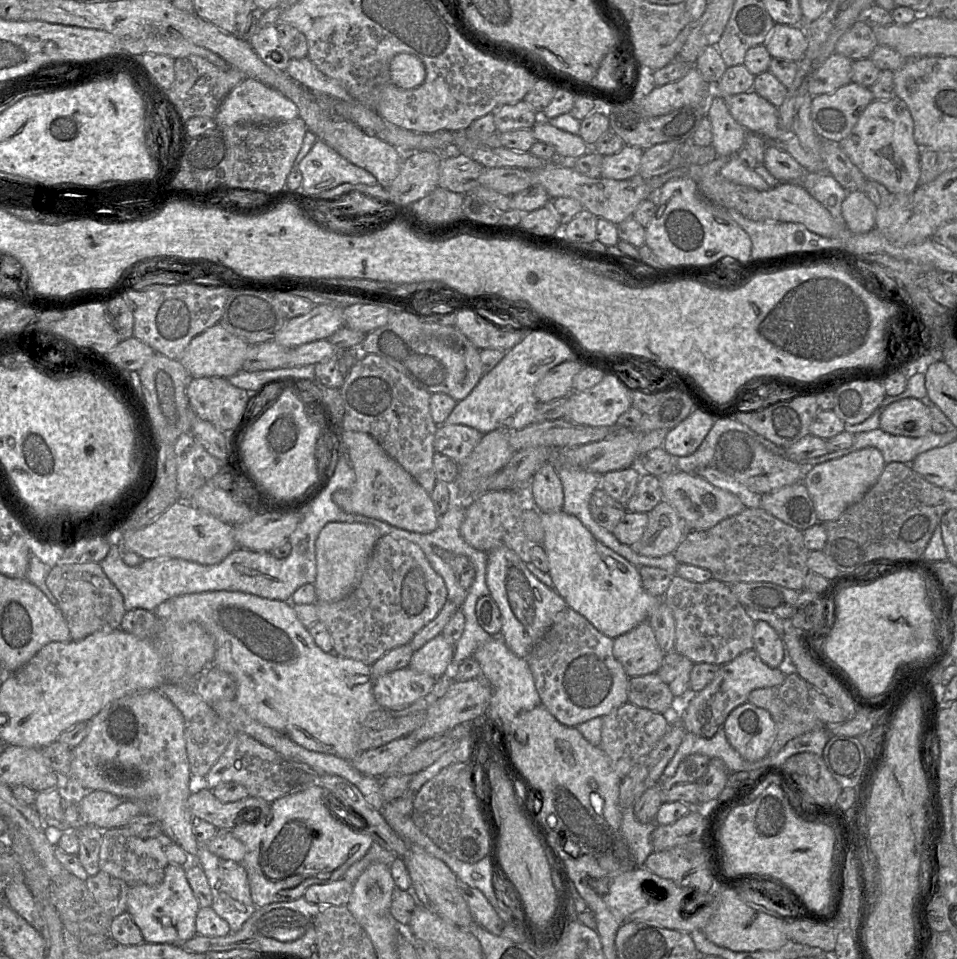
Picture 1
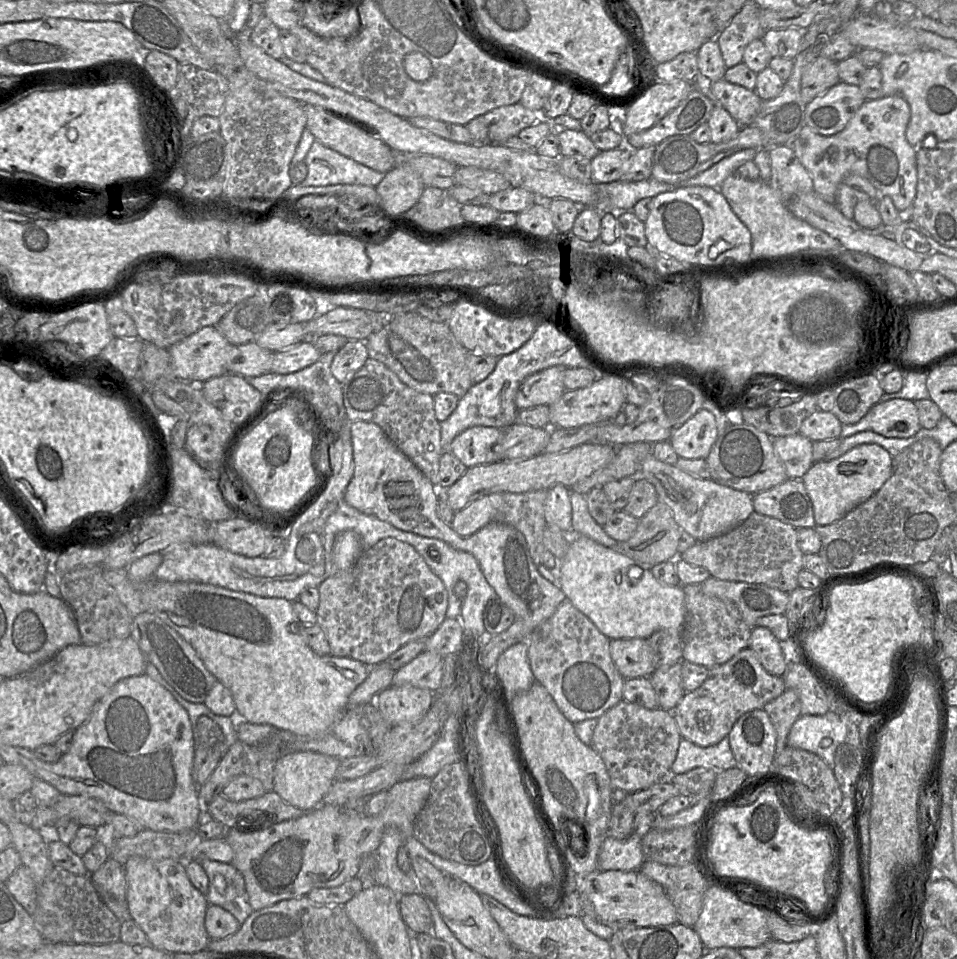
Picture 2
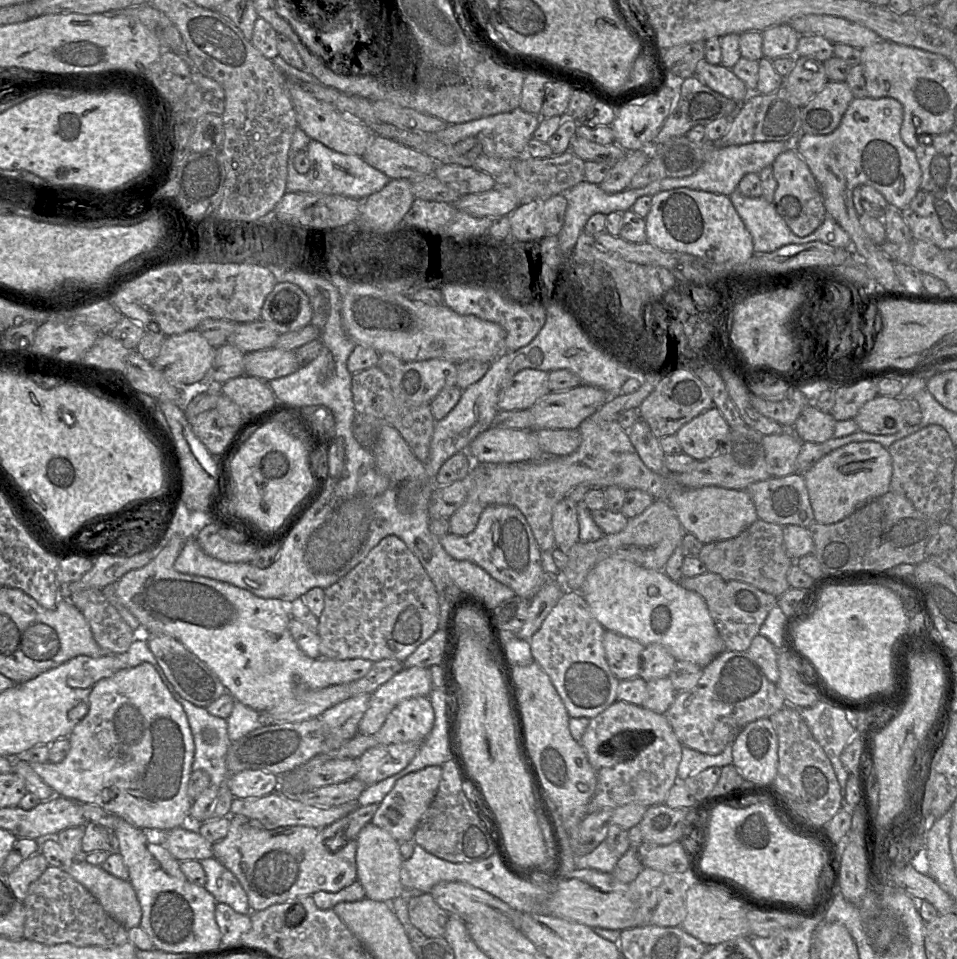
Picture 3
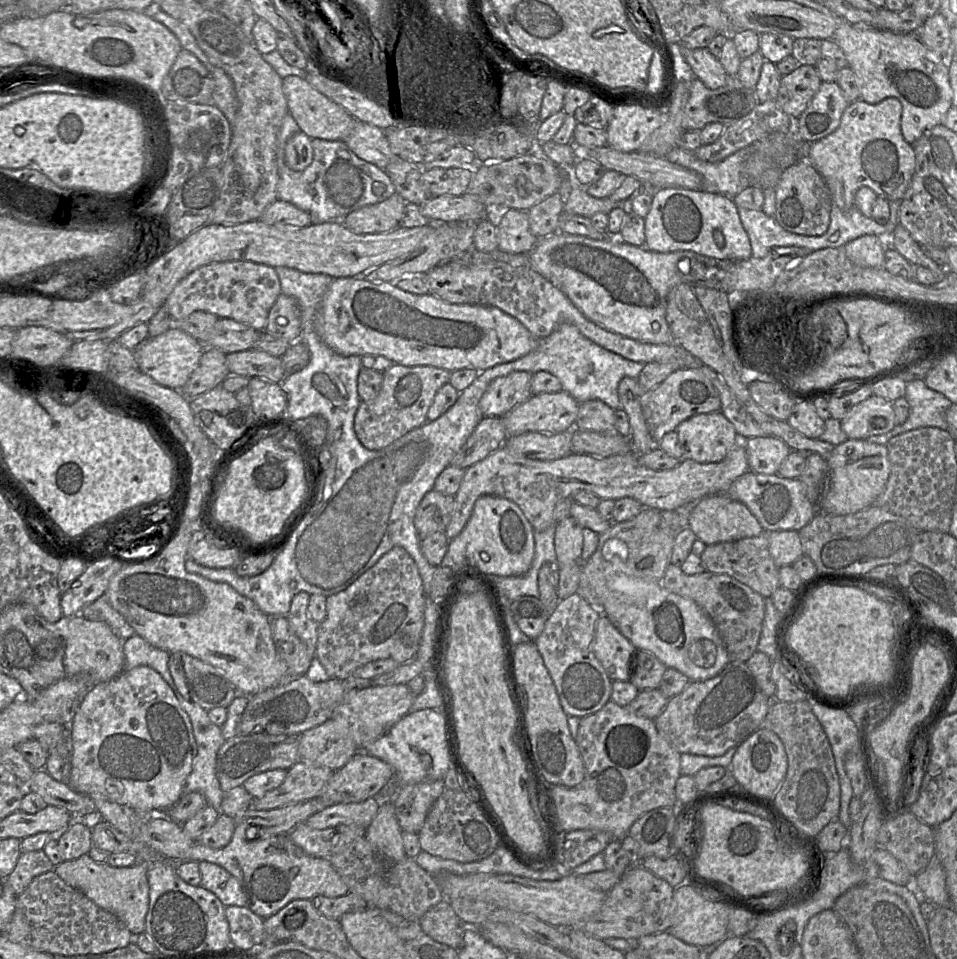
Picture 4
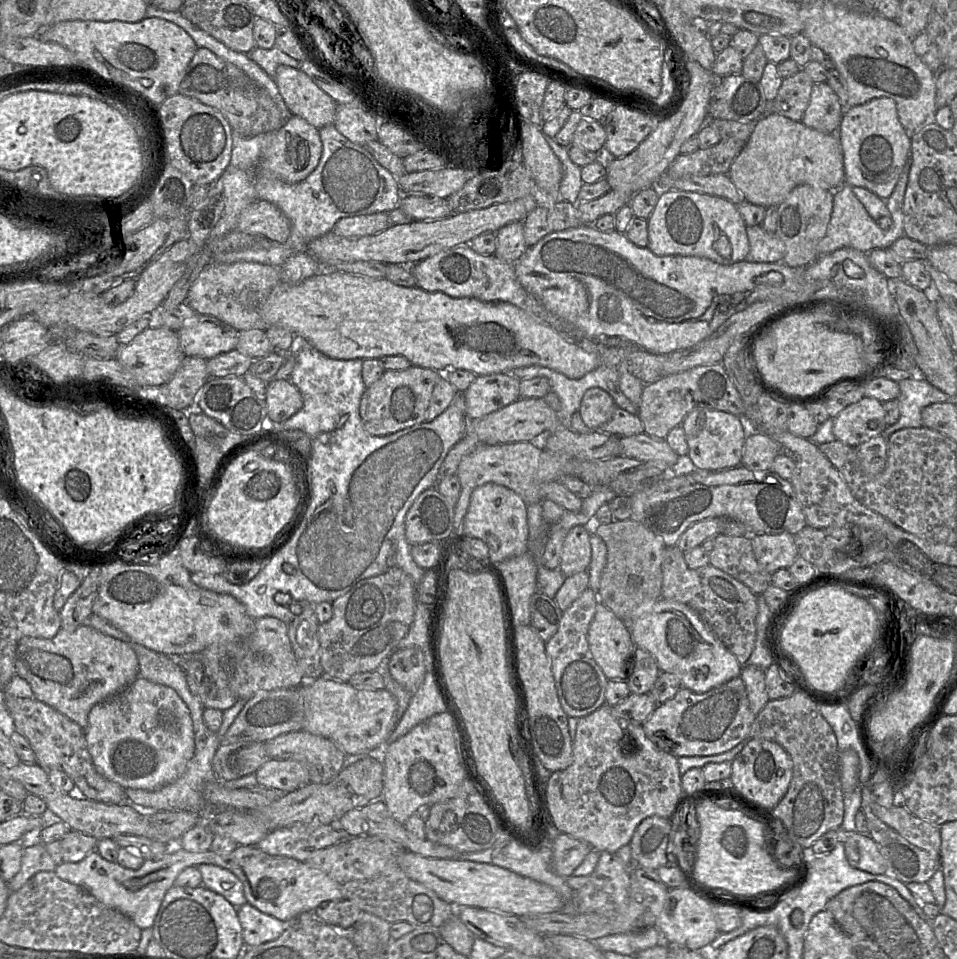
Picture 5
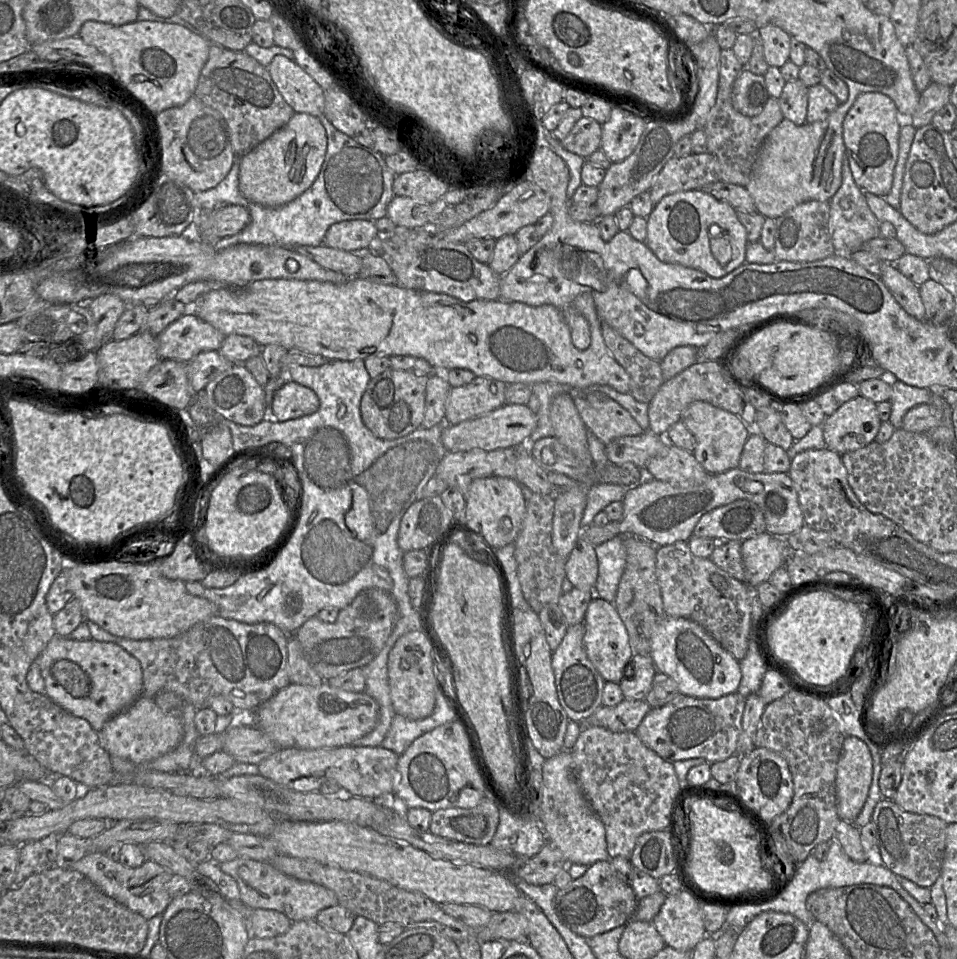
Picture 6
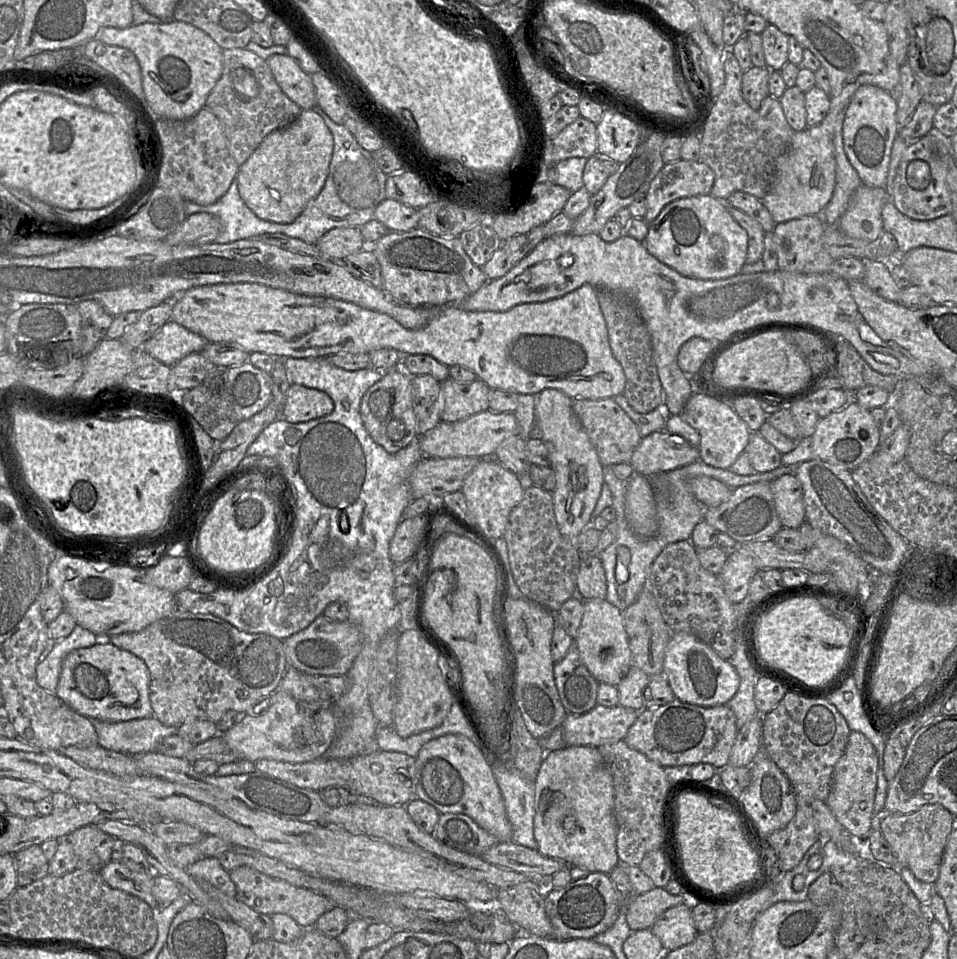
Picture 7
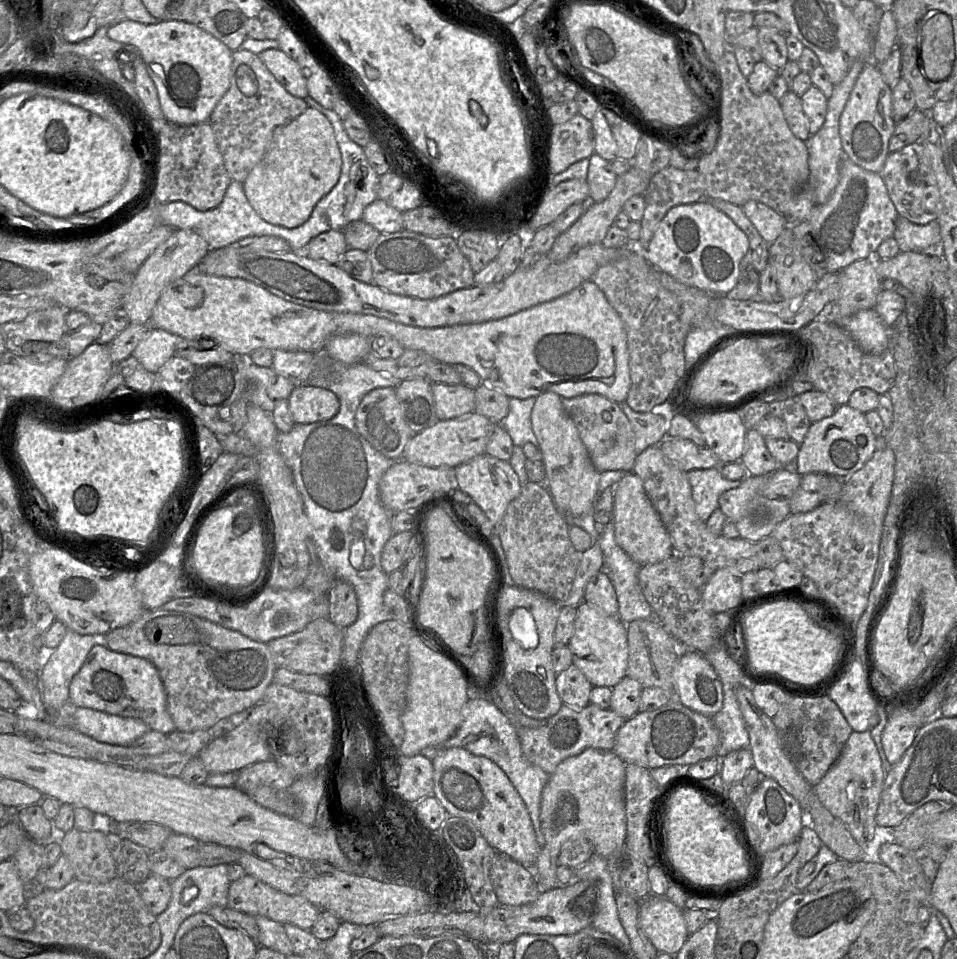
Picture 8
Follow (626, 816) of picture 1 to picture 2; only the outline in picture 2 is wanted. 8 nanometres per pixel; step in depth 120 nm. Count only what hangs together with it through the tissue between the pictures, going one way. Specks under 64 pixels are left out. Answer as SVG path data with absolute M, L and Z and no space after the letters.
M633 832L623 840L607 835L599 850L597 870L640 870L644 862L641 839Z

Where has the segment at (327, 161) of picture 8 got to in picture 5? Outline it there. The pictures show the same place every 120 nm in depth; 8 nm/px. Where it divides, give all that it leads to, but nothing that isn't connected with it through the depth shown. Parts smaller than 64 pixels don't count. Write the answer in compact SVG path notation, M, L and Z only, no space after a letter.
M290 116L277 130L266 133L267 144L257 168L261 174L270 174L284 182L294 184L303 181L317 167L322 155L319 129L298 116Z

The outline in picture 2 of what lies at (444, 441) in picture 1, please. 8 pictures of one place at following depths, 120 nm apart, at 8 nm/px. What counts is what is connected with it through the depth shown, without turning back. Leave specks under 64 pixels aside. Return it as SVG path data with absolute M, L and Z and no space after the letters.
M474 426L457 435L448 446L448 451L467 468L489 464L494 461L493 447L500 435L498 428Z

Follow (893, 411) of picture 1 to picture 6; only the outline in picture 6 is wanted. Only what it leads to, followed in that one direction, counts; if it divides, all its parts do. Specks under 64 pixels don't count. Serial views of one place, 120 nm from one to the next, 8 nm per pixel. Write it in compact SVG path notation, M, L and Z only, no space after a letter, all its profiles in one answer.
M859 395L826 417L822 423L826 448L843 455L872 443L882 423L876 405Z

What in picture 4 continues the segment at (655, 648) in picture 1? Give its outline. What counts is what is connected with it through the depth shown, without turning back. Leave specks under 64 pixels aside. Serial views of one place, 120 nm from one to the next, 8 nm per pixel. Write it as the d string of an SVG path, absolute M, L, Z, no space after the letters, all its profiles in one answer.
M604 614L596 622L592 649L612 681L630 681L638 649Z

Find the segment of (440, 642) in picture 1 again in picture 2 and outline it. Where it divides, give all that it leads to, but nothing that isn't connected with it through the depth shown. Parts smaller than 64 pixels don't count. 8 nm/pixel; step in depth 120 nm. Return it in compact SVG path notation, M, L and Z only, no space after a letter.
M424 650L396 671L391 685L408 684L439 692L443 677L443 659L444 657L434 652Z

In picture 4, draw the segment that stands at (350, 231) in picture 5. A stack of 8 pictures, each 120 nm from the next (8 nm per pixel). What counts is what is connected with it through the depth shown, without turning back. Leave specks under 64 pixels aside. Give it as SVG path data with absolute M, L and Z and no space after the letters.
M395 192L392 196L390 196L389 198L387 198L386 200L382 202L363 206L347 214L341 221L330 221L330 222L342 222L345 227L347 227L348 229L350 229L356 234L371 234L371 233L388 232L399 226L399 222L403 216L406 203L407 203L406 200L400 194Z

